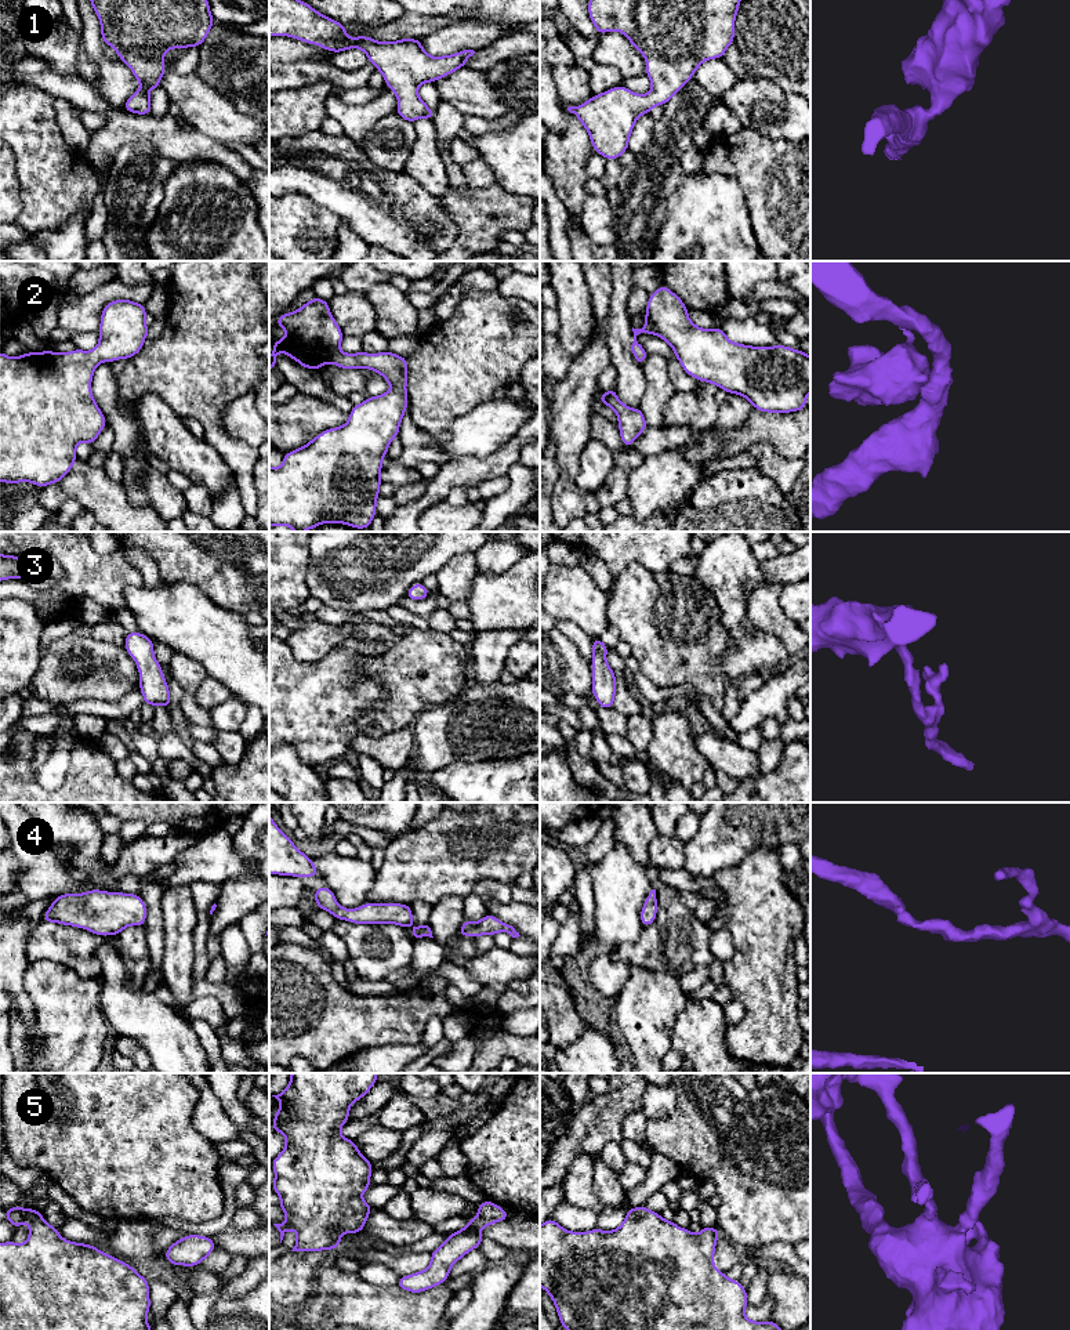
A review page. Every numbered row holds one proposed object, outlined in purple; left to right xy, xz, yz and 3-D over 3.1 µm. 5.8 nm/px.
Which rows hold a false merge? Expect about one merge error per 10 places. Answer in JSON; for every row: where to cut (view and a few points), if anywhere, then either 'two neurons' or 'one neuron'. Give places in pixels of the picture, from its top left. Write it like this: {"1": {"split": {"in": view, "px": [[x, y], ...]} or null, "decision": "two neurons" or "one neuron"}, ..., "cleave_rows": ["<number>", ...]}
{"1": {"split": null, "decision": "one neuron"}, "2": {"split": null, "decision": "one neuron"}, "3": {"split": null, "decision": "one neuron"}, "4": {"split": null, "decision": "one neuron"}, "5": {"split": null, "decision": "one neuron"}, "cleave_rows": []}

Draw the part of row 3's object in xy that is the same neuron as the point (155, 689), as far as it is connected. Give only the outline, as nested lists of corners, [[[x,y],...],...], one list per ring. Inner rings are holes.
[[[126,633],[124,649],[138,666],[139,692],[145,706],[162,704],[170,707],[170,689],[162,673],[162,664],[153,655],[155,642],[144,633]]]

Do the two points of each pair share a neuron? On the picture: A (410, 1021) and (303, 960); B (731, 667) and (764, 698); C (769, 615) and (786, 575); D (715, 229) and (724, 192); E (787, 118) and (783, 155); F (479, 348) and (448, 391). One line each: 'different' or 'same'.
A: same
B: different
C: different
D: same
E: different
F: same

